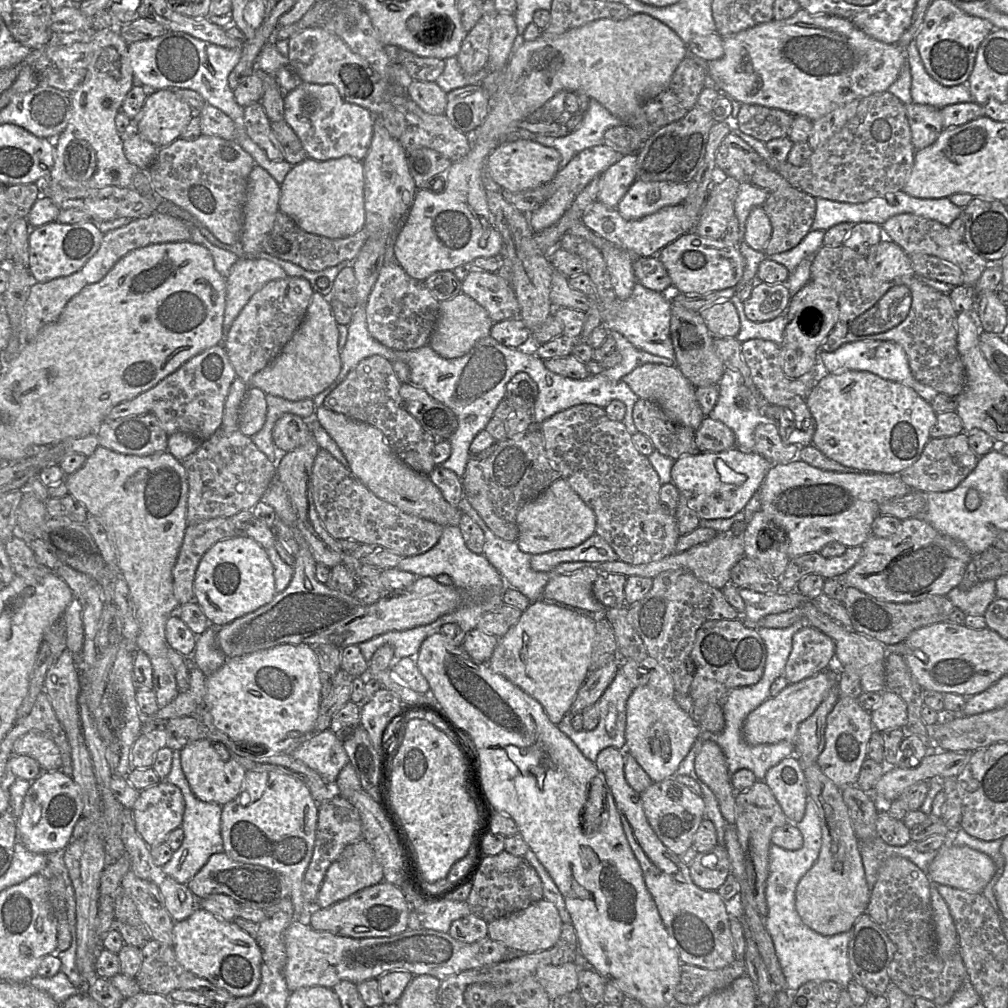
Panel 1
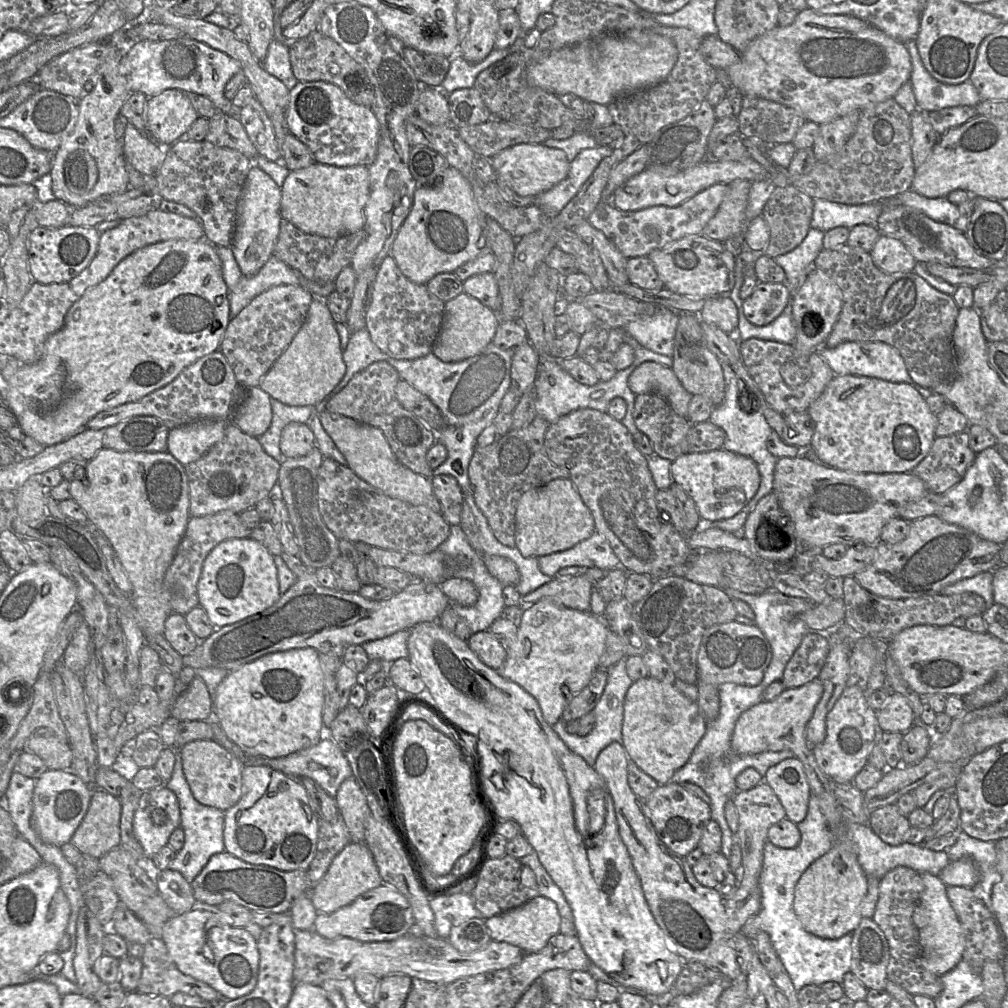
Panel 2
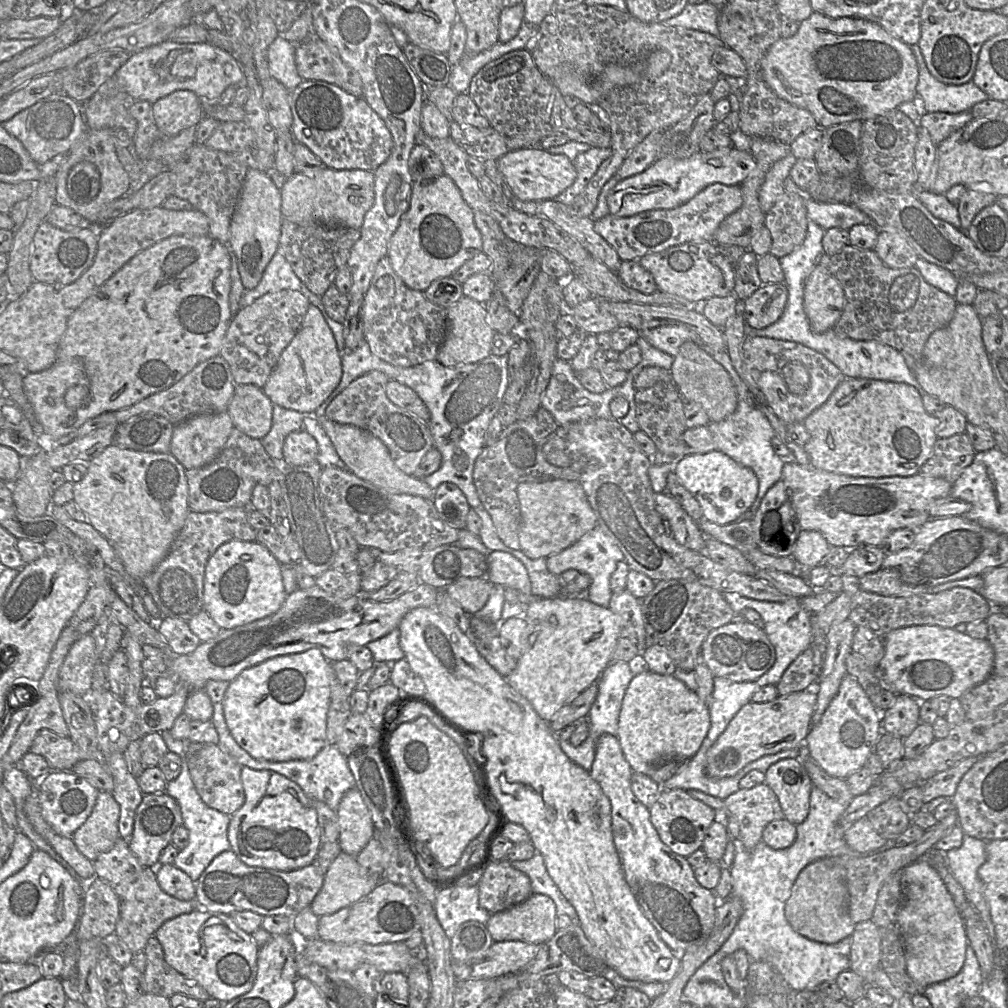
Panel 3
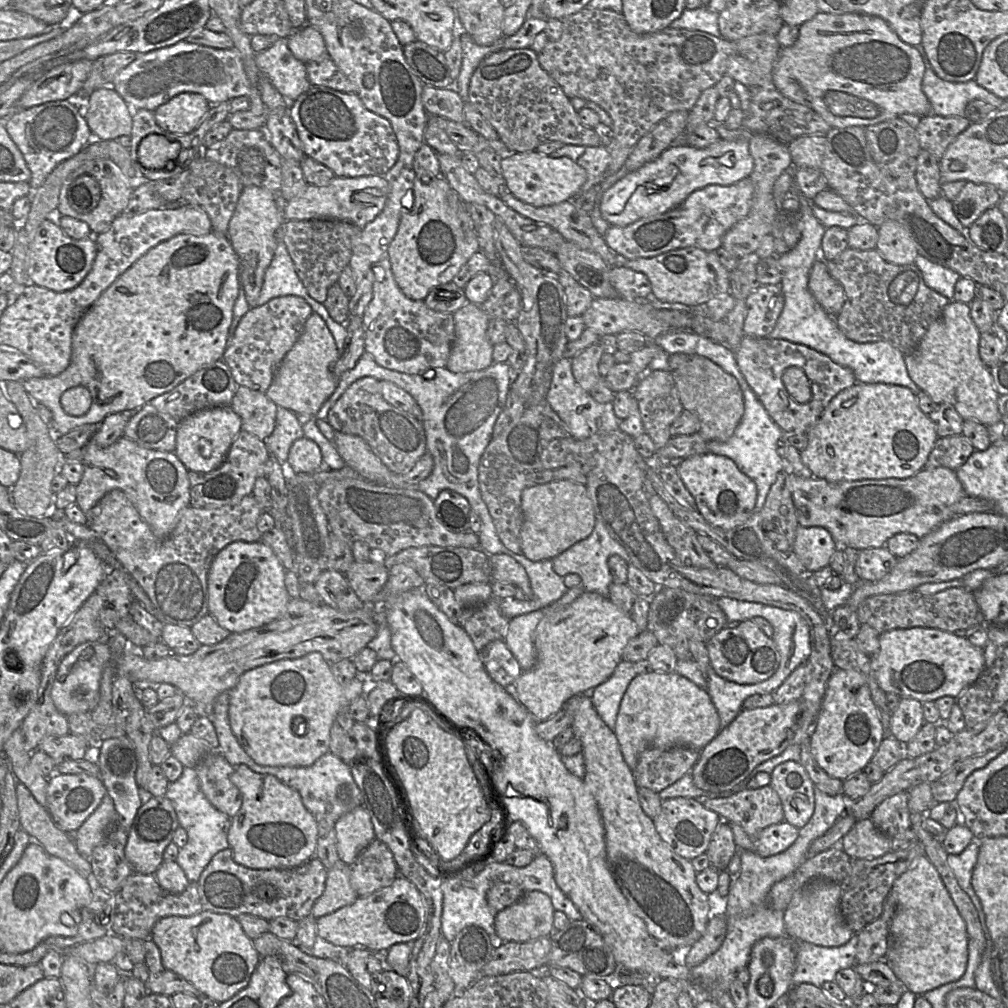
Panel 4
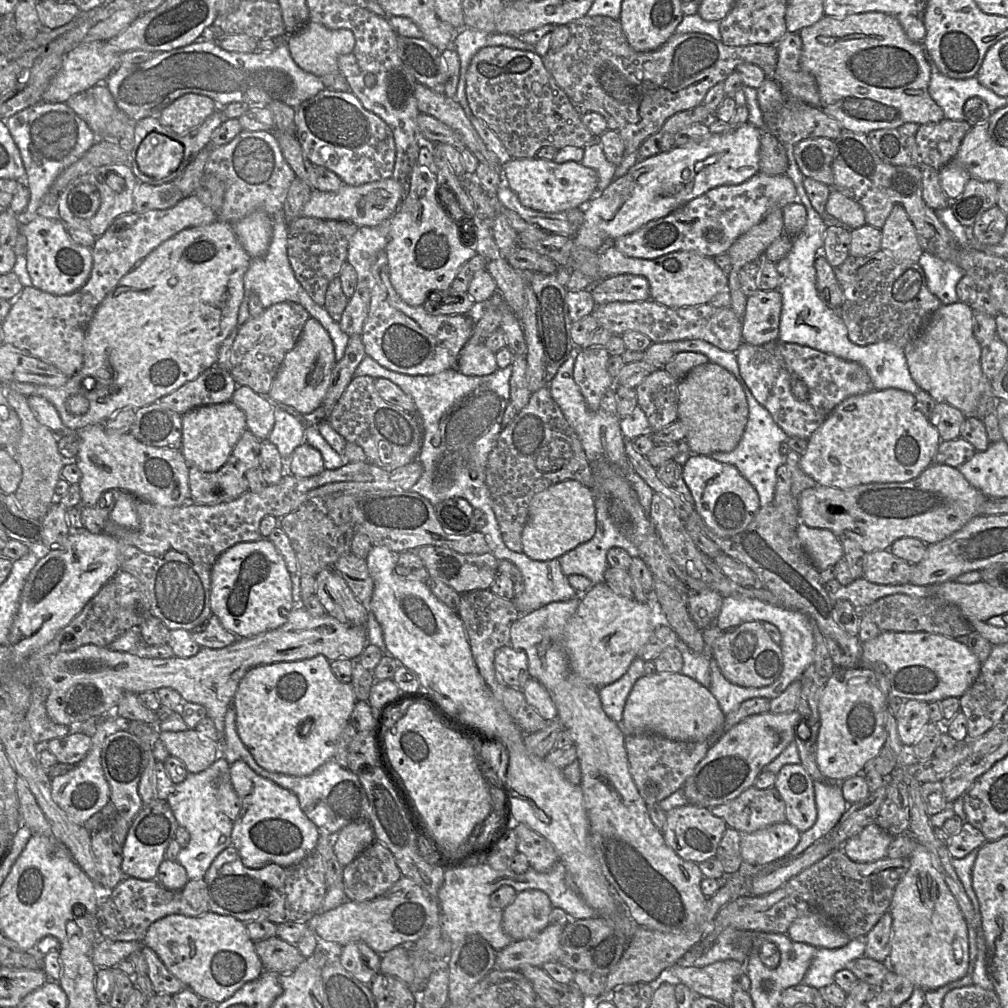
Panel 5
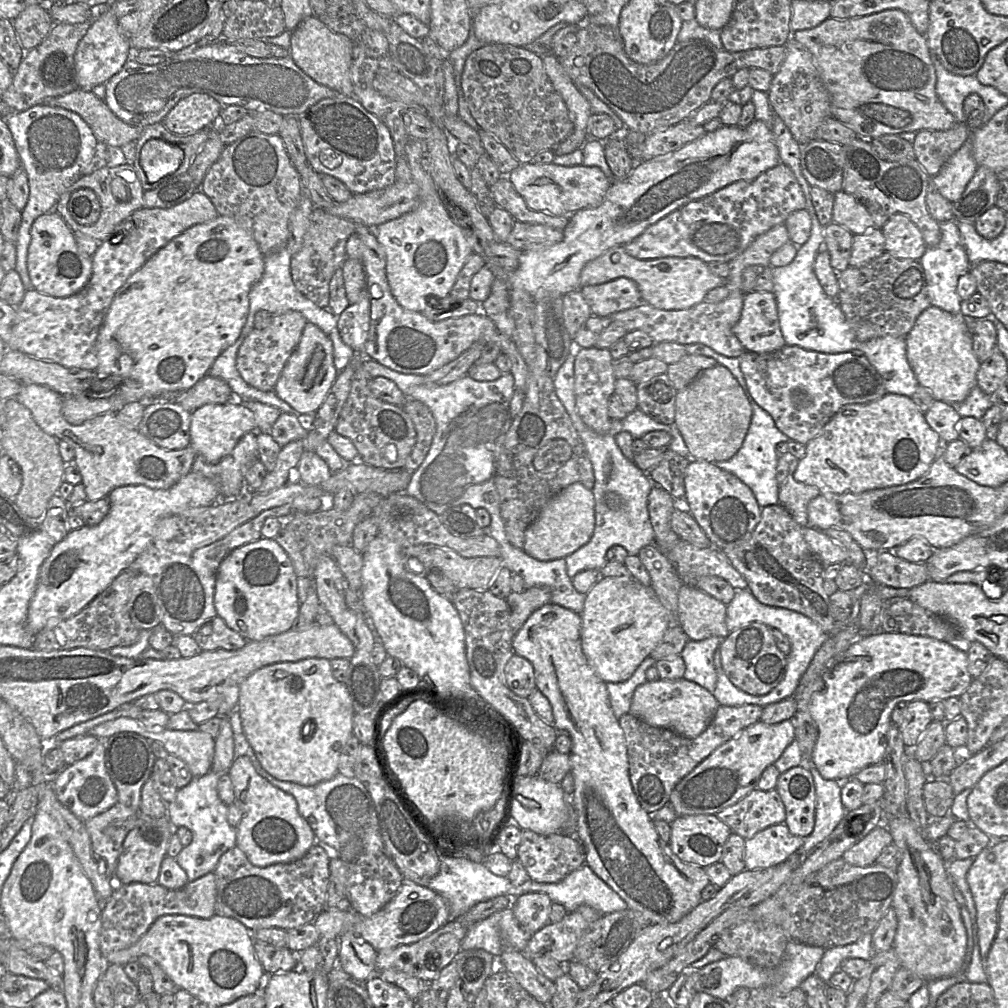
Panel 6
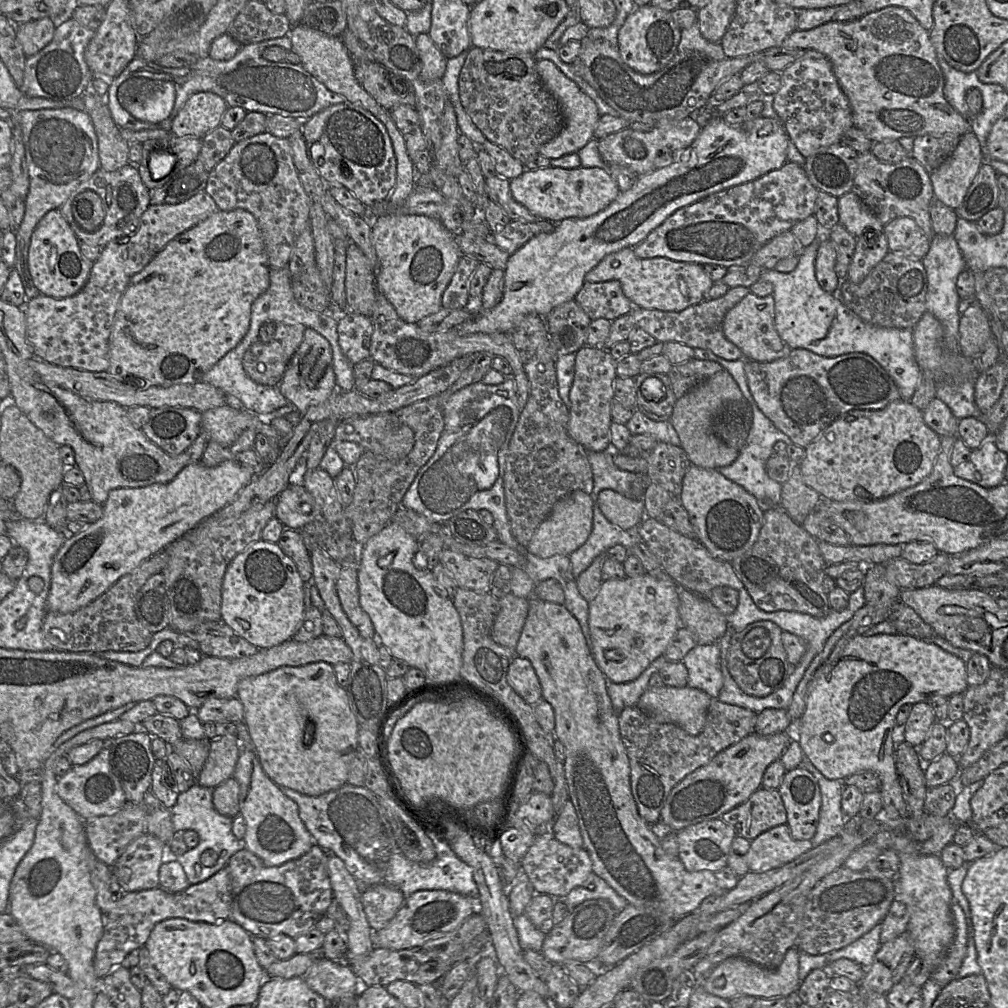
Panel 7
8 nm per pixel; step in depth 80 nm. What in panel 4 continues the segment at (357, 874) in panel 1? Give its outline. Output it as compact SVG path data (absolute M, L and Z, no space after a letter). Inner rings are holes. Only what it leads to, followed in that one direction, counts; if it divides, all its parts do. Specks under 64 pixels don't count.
M340 859L327 871L325 889L314 903L311 916L315 919L331 914L338 909L353 904L358 898L349 880L349 865Z

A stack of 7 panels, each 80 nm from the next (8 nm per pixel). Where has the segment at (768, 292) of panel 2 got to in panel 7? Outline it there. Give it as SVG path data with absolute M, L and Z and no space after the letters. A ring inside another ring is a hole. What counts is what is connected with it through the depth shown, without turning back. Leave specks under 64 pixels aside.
M749 292L739 303L728 311L723 322L725 337L743 353L743 359L771 362L785 357L791 351L775 327L775 300L773 295L759 297Z

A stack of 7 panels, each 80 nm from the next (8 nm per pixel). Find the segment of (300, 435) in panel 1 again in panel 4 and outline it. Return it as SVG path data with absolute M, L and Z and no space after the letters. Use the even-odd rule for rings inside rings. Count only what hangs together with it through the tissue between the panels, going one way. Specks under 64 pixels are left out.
M306 437L292 444L287 461L294 473L307 474L317 472L324 463L318 444Z

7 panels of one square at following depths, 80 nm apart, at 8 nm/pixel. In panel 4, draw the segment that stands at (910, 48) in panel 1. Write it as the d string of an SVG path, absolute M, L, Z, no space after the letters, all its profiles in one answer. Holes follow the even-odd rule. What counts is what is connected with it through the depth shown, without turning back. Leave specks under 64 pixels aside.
M917 45L925 73L922 90L931 104L931 114L943 117L963 117L969 102L984 100L996 108L1002 108L1006 101L980 86L974 79L968 82L950 82L940 78L933 70L922 45Z

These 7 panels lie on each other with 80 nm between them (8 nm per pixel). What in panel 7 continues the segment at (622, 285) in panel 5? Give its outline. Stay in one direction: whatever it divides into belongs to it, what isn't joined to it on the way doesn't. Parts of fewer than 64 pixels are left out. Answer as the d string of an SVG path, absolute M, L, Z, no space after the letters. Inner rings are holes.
M618 280L585 282L574 299L591 320L605 318L613 321L634 308Z

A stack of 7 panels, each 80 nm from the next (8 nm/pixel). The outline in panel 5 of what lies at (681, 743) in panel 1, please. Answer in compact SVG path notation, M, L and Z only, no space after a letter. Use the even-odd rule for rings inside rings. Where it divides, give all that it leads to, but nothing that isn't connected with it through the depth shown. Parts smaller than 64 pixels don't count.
M678 673L643 675L632 687L627 698L621 727L626 735L655 733L687 742L711 740L722 732L725 715L709 688Z

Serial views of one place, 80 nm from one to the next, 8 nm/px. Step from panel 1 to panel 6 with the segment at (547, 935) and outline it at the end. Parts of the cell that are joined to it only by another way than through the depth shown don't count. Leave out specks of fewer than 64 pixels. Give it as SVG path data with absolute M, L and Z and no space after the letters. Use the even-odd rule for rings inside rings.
M528 892L514 898L511 908L520 927L534 934L549 922L552 904L545 893Z

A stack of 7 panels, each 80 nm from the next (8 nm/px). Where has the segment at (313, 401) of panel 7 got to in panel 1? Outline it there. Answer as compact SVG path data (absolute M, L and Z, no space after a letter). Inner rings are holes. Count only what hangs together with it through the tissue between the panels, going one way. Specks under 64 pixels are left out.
M314 292L305 318L280 354L251 378L249 386L290 401L314 398L338 377L342 363L338 348L338 323L329 298Z

